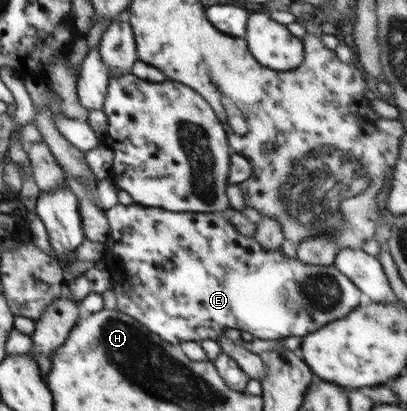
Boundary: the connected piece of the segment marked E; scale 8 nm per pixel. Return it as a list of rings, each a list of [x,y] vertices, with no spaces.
[[[117,203],[105,211],[110,232],[103,261],[117,270],[113,285],[126,285],[133,296],[117,296],[117,309],[132,316],[157,337],[179,345],[181,342],[216,340],[225,328],[246,330],[253,337],[277,340],[304,337],[321,326],[339,320],[359,304],[361,291],[333,265],[307,264],[297,257],[285,257],[281,247],[266,250],[251,236],[239,234],[222,212],[175,212],[137,203]]]

